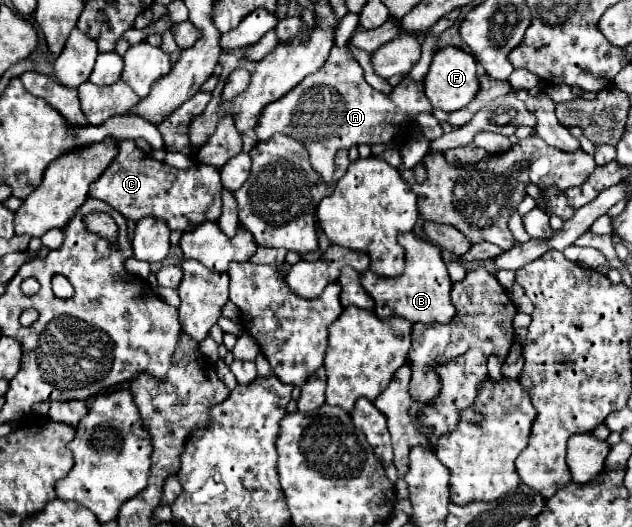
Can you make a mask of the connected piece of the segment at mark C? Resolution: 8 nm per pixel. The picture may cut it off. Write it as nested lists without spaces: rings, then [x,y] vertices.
[[[134,140],[118,142],[118,156],[112,164],[90,184],[90,198],[104,200],[118,210],[126,220],[138,222],[142,218],[158,218],[168,224],[170,230],[188,232],[204,222],[216,222],[222,212],[222,184],[218,180],[218,168],[206,168],[194,164],[188,170],[172,168],[166,162],[152,160],[142,152]]]

